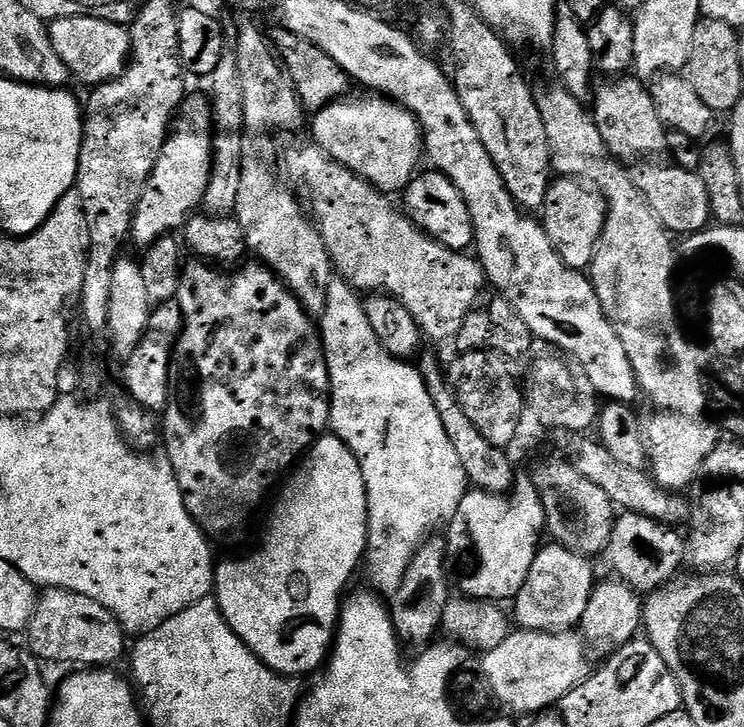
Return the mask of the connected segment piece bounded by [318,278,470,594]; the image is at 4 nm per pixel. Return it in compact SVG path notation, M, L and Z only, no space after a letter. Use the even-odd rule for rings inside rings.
M334 278L330 282L330 288L326 290L326 310L318 318L318 331L320 342L324 345L324 357L326 366L330 374L330 395L332 405L330 406L330 432L345 444L358 458L358 466L362 466L362 478L366 482L366 498L368 499L368 551L366 553L366 568L368 564L368 580L377 593L394 594L398 586L402 586L402 578L406 574L406 566L414 558L414 554L437 531L439 524L447 525L458 510L462 498L469 492L470 481L466 470L462 470L462 461L458 459L458 450L454 450L454 442L446 438L446 426L442 426L442 418L438 418L438 406L430 398L430 390L424 381L424 375L420 372L415 363L405 362L394 358L378 342L378 334L374 334L374 329L370 327L370 322L366 319L366 310L361 293L352 288L346 281Z

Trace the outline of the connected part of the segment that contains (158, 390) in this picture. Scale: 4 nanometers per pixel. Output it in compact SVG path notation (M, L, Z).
M169 302L153 307L152 316L148 319L148 328L144 332L144 337L140 339L140 345L127 357L124 384L132 395L129 397L149 413L160 414L169 407L172 349L176 347L176 340L183 326L184 319L175 303Z

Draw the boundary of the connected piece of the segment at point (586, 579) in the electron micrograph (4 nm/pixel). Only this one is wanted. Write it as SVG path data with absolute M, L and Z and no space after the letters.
M548 542L539 549L536 557L534 558L533 565L530 566L529 573L526 577L526 582L521 587L521 592L518 593L514 599L514 605L516 605L516 616L514 612L514 620L516 620L521 629L527 630L529 632L566 632L569 631L573 626L579 625L582 614L586 614L586 602L590 602L590 594L592 593L594 587L594 579L592 580L592 564L593 561L587 556L582 556L578 552L572 552L569 548L564 548L561 544L555 542Z

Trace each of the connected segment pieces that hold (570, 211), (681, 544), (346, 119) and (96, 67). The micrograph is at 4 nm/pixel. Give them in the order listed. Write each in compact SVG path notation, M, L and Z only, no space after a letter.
M556 178L549 183L542 209L542 223L554 250L562 262L566 262L566 266L584 270L591 265L607 217L608 203L591 187L572 178Z
M624 512L612 521L612 533L608 545L604 547L602 561L606 567L612 568L613 577L623 580L638 593L650 594L667 585L673 579L671 576L679 570L680 564L682 568L686 540L676 532L679 531L670 530L669 525L648 516Z
M364 94L368 96L349 95L343 100L335 100L327 104L321 112L315 113L312 119L311 139L330 158L334 158L342 166L346 166L354 174L358 174L363 180L369 180L379 192L385 194L403 193L413 176L417 175L416 163L422 160L422 133L420 123L412 113L408 112L401 104L387 99L379 94Z
M71 16L51 21L48 33L50 42L54 42L54 50L58 50L58 58L66 62L69 73L87 86L105 84L108 80L118 78L128 67L132 33L123 24L106 22L102 18Z

